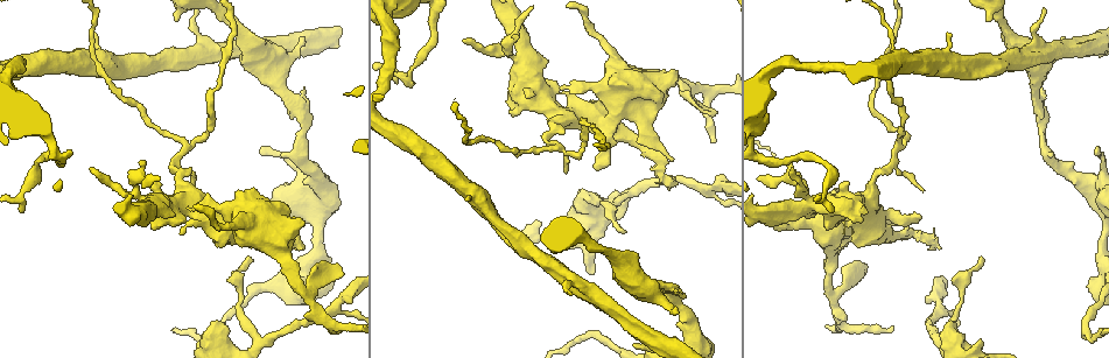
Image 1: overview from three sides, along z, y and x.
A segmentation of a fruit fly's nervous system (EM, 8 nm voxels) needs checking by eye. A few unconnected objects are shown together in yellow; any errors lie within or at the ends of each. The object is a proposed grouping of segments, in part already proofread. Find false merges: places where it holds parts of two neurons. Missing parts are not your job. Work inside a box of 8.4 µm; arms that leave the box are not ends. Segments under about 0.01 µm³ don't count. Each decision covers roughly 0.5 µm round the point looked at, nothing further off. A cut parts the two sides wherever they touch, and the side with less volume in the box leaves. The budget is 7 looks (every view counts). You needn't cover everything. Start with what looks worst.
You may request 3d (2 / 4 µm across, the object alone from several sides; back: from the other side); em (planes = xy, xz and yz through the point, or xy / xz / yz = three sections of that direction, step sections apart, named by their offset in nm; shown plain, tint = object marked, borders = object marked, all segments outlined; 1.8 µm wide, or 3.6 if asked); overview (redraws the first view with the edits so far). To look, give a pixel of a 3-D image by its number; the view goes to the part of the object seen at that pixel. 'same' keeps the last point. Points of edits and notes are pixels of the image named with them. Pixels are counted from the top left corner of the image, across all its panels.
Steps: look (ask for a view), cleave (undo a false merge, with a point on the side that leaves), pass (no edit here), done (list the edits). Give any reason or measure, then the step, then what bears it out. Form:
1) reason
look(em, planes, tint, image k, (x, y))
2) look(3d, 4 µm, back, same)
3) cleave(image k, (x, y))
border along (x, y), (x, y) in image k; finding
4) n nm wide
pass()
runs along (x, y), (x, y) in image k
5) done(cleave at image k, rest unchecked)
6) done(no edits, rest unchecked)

sudden change in width
look(3d, 4 µm, image 1, (616, 108))

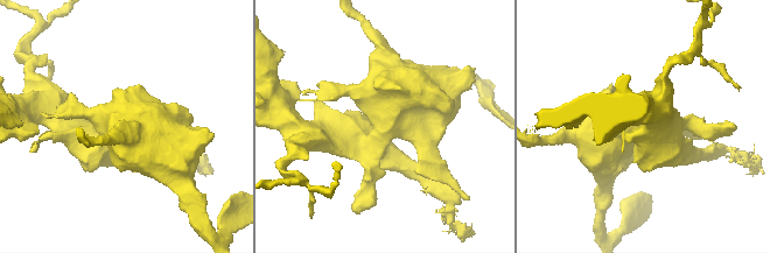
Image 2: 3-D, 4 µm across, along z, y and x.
shape alone is not enough
look(em, 3.6 µm, planes, tint, image 2, (383, 120))

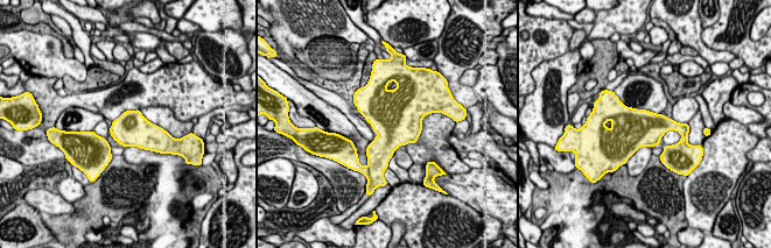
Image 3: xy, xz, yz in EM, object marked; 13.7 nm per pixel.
480 nm wide
cleave(image 3, (681, 151))
two neurons meet here

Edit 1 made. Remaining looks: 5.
narrows sharply
look(em, planes, tint, image 1, (678, 288))

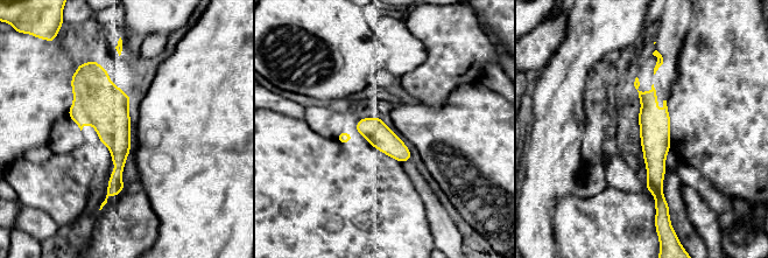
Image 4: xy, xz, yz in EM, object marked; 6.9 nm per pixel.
170 nm wide
pass()
one neuron here

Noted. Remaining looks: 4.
done(cleave at image 3, rest unchecked)

